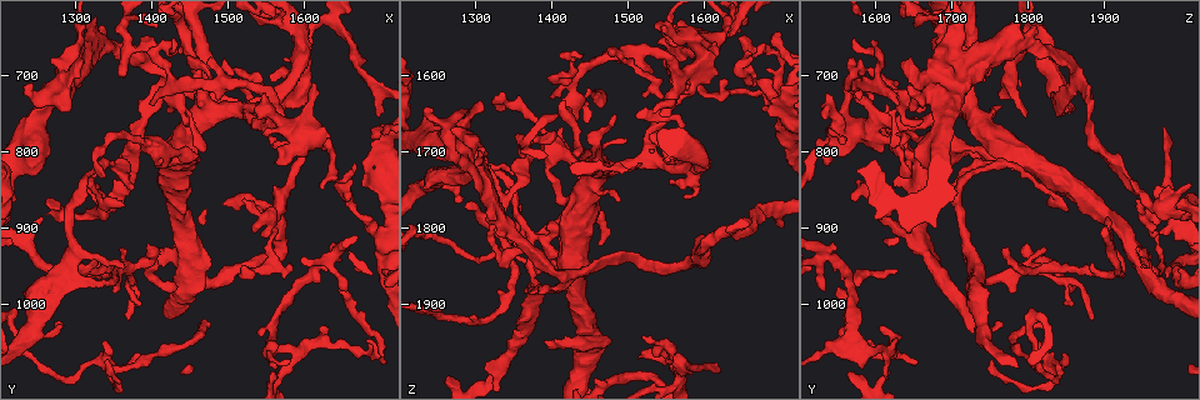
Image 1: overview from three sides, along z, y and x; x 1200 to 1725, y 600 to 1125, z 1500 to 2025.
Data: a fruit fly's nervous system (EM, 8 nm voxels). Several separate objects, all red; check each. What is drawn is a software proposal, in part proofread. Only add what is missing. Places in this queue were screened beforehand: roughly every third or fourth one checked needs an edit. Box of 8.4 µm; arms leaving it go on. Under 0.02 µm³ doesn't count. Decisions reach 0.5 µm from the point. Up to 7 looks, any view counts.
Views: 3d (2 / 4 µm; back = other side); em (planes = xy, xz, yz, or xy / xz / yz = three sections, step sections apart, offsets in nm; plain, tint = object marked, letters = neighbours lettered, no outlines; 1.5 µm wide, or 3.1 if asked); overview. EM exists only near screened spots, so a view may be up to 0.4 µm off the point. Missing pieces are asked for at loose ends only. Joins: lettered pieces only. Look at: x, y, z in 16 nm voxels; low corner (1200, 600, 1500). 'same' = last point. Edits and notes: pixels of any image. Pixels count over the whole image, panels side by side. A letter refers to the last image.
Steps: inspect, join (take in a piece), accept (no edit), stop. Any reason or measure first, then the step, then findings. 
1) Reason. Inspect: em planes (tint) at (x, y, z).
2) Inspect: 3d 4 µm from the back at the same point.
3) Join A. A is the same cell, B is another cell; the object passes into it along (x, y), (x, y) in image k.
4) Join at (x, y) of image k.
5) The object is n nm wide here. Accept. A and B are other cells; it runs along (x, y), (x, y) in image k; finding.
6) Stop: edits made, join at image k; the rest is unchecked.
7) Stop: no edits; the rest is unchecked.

An open end. Inspect: 3d 4 µm at (1330, 635, 1810).

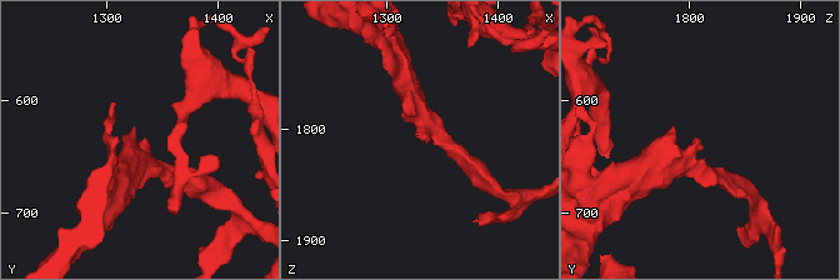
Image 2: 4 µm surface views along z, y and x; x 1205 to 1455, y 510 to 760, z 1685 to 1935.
Need the tissue. Inspect: em planes (tint) at (1332, 636, 1812).

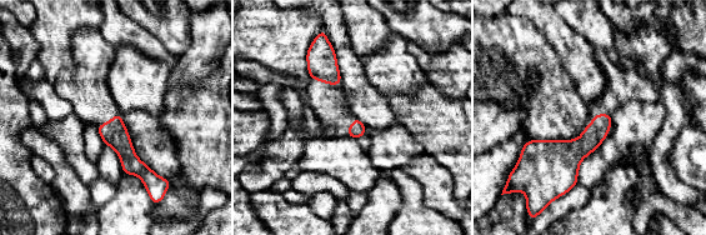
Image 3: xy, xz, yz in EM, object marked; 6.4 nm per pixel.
See the neighbours. Inspect: em planes (letters) at the same point.

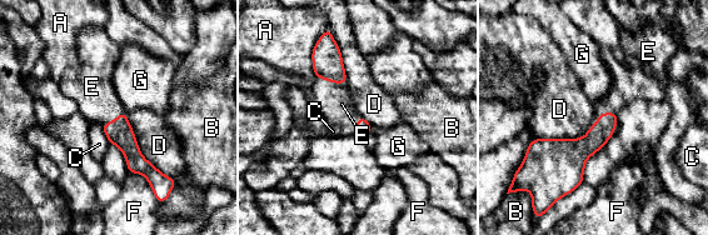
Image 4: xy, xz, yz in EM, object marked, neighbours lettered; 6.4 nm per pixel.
Join E. E is the same cell, A, B, C, D, F and G are other cells; the object passes into it along (577, 150), (598, 118), (624, 89) in image 4; the neuron continues.

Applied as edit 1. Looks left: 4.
Free end. Inspect: 3d 4 µm at (1545, 720, 1535).

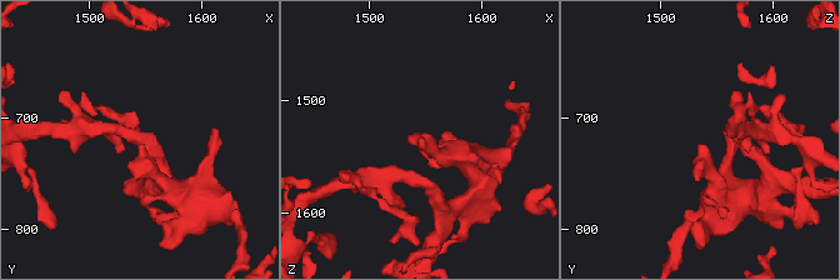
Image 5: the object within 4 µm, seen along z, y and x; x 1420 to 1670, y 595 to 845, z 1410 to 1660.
Need the tissue. Inspect: em xz step 8 (tint) at (1546, 726, 1532).

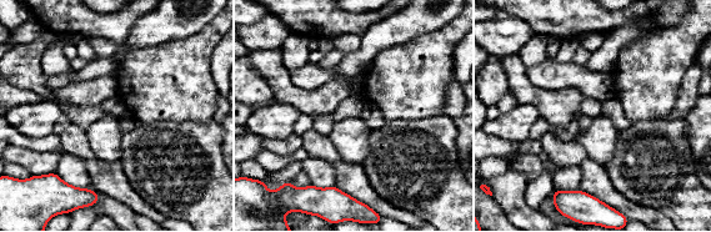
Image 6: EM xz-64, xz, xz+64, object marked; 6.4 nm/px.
Inspect: em planes (letters) at the same point.

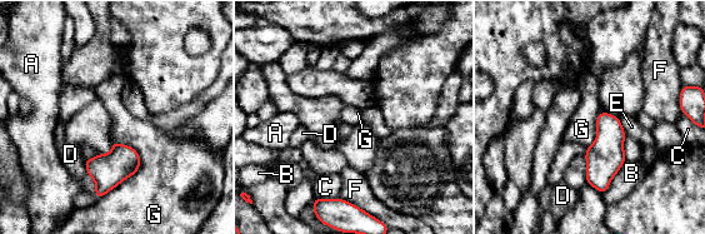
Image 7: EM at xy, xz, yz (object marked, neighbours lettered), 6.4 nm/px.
Accept. A, B, C, D, E, F and G are other cells; none of them fits.

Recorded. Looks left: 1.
Stop: edits made, join at image 4; the rest is unchecked.

